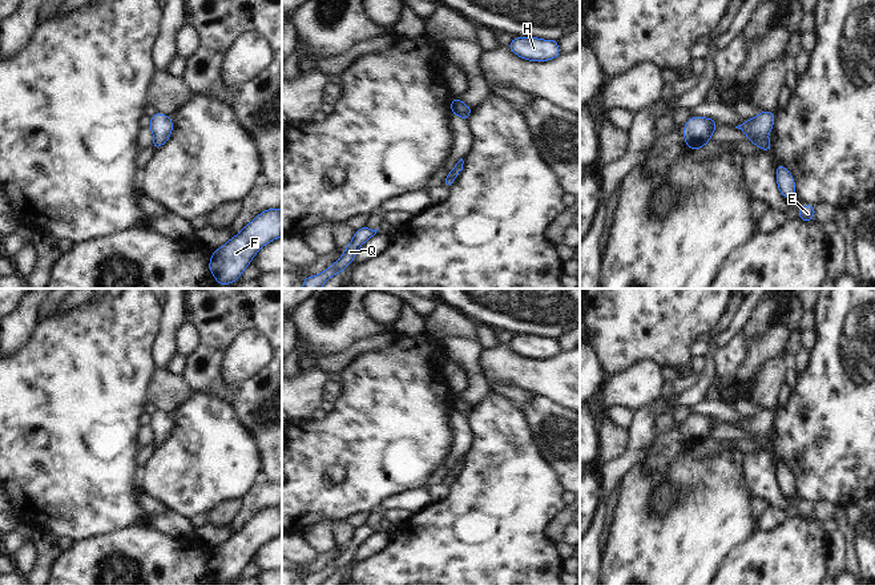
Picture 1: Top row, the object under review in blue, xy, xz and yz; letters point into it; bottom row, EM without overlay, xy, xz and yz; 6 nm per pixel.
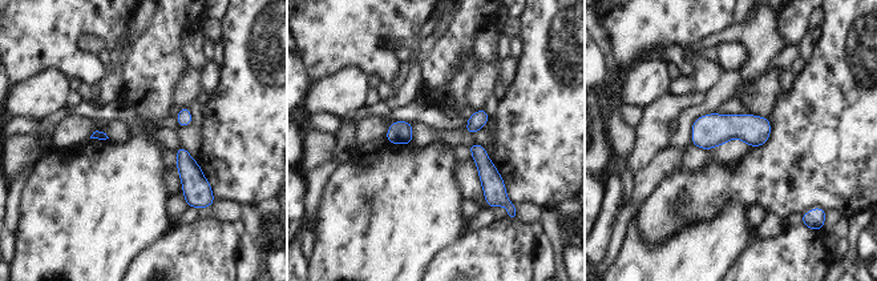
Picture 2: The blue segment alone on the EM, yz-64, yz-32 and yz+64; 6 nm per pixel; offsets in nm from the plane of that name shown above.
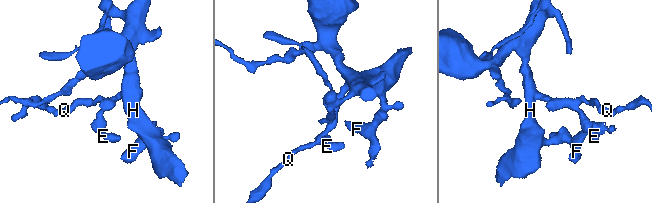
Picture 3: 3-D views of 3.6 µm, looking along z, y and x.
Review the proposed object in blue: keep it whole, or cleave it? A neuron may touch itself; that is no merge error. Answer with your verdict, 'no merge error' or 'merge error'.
no merge error

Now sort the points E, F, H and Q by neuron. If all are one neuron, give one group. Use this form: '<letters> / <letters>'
E F H Q

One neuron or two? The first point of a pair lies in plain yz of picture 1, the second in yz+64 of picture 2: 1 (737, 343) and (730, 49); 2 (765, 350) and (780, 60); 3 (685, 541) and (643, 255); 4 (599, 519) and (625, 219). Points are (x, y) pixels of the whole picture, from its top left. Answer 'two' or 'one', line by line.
1: one
2: two
3: one
4: two

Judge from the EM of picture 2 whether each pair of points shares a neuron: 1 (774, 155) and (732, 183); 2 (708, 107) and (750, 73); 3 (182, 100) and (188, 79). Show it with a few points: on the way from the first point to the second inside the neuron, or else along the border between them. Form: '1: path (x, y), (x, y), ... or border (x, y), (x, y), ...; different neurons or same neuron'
1: path (763, 165), (750, 179), (743, 179); same neuron
2: border (739, 71), (744, 80); different neurons
3: path (184, 95), (188, 84); same neuron

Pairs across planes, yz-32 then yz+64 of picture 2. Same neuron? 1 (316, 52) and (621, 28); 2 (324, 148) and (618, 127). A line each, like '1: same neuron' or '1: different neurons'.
1: same neuron
2: same neuron

